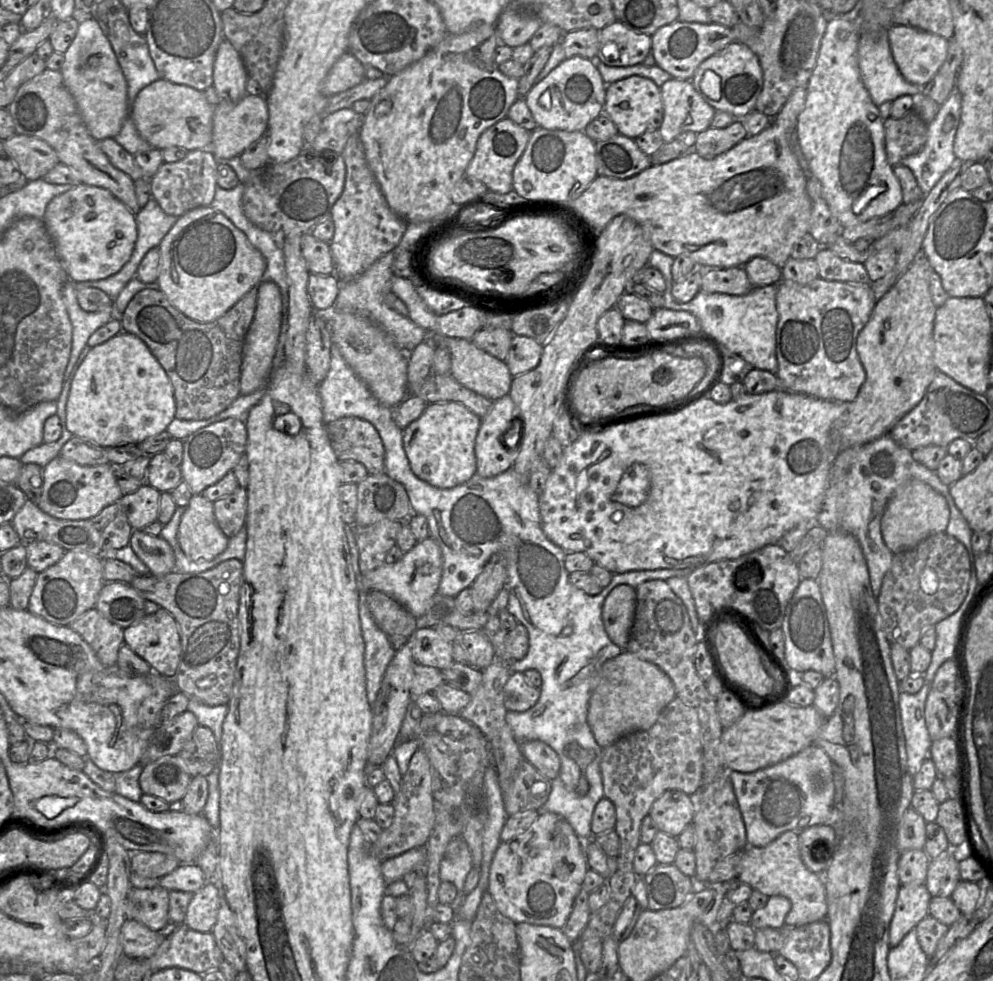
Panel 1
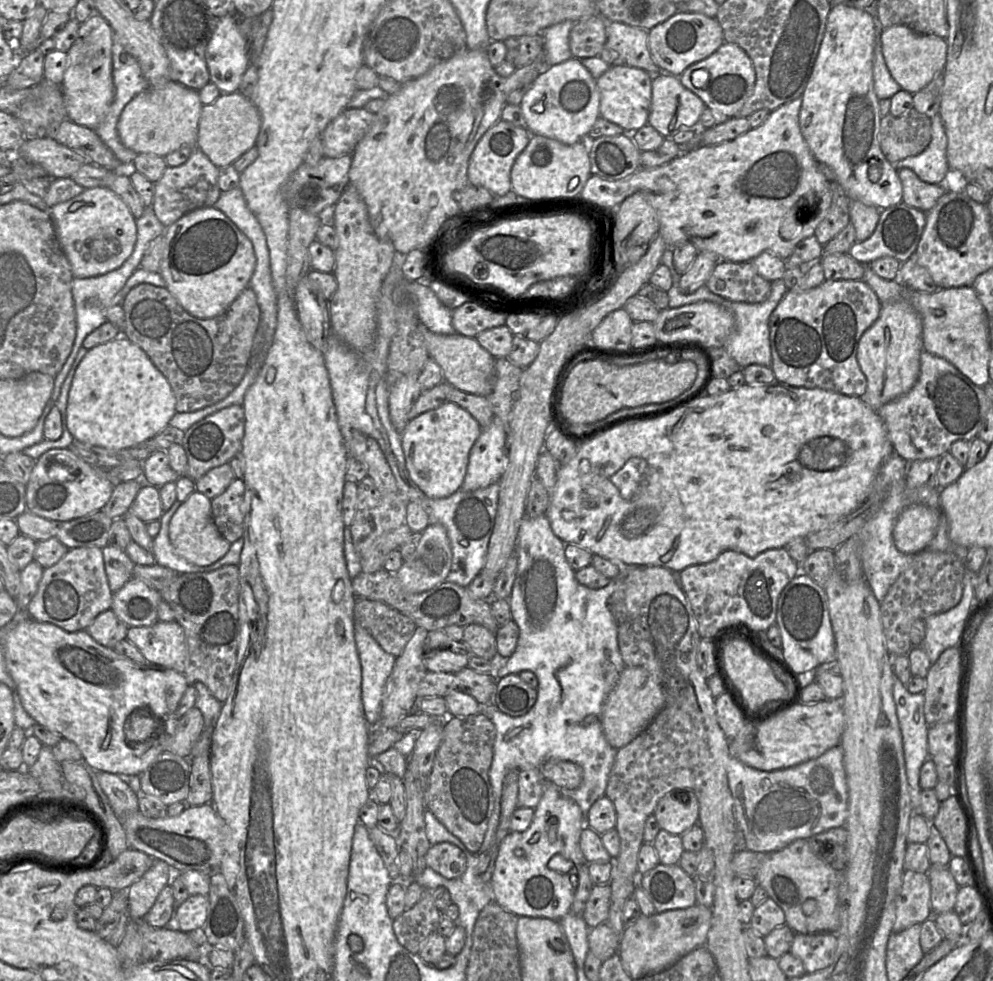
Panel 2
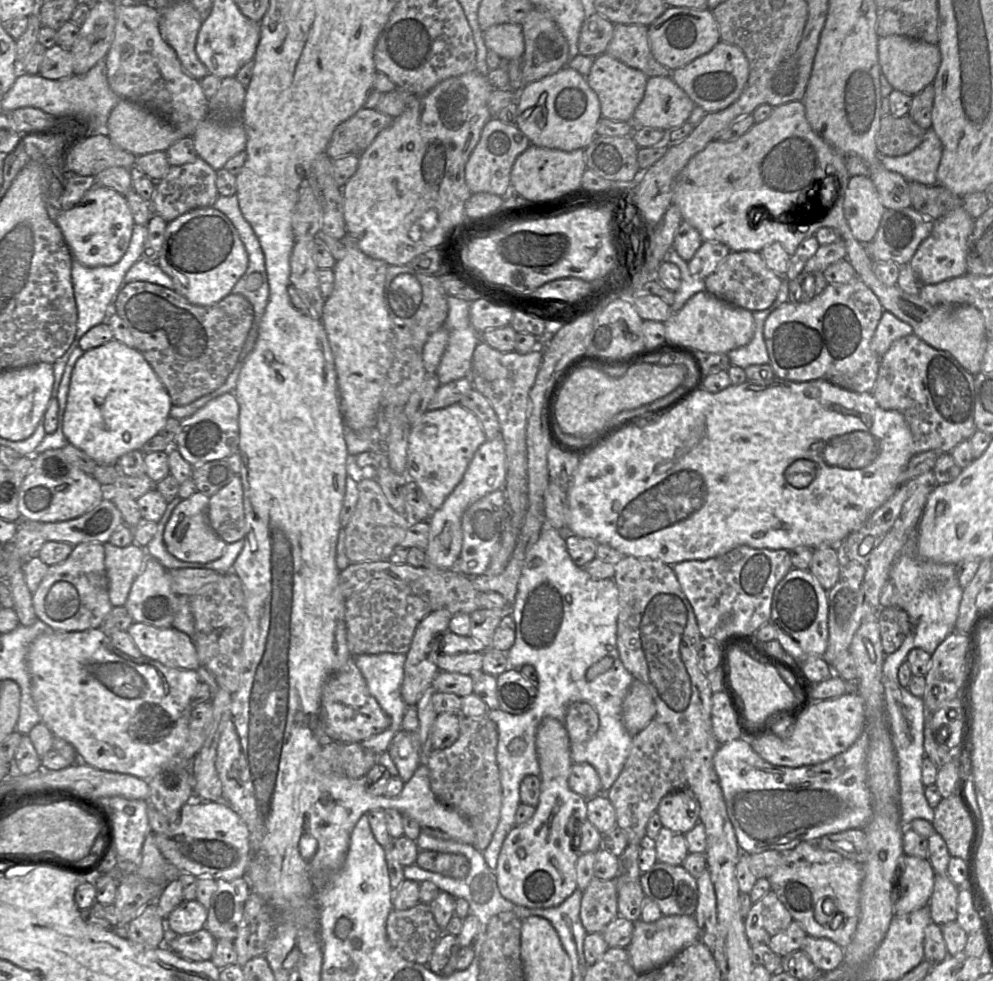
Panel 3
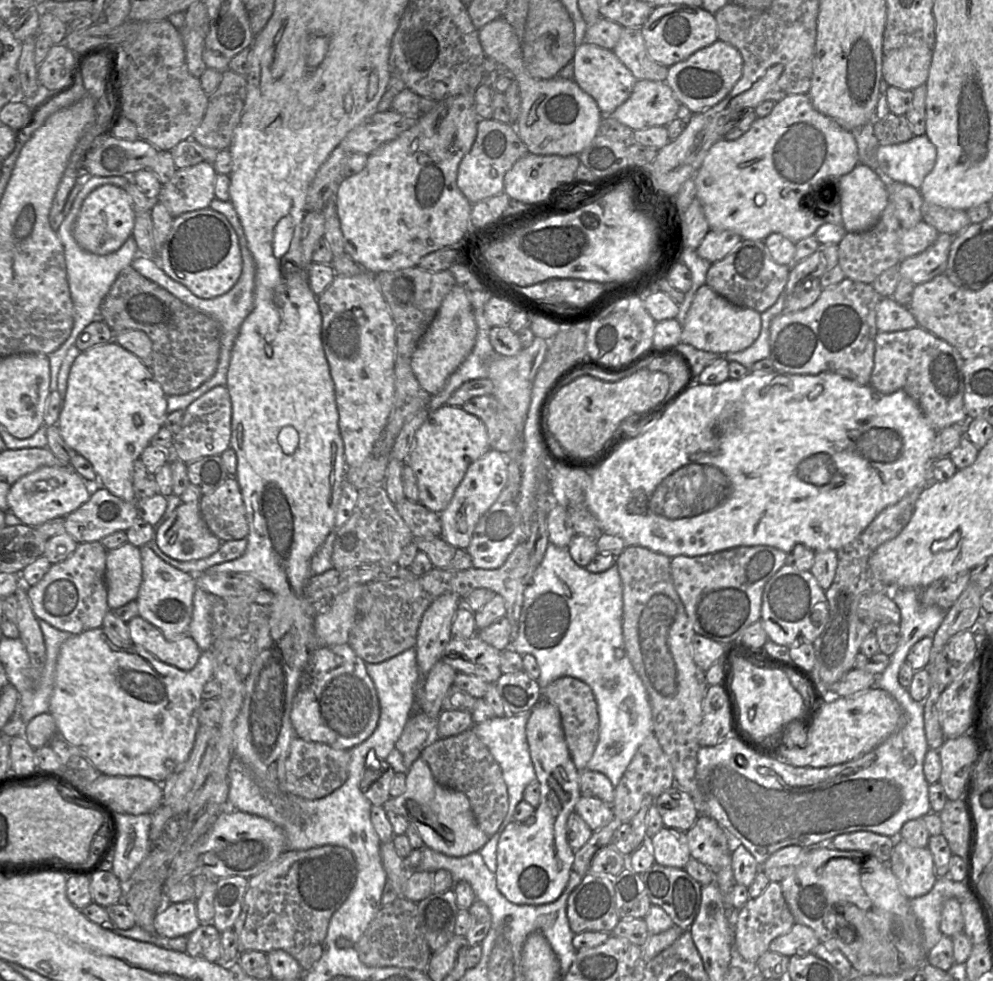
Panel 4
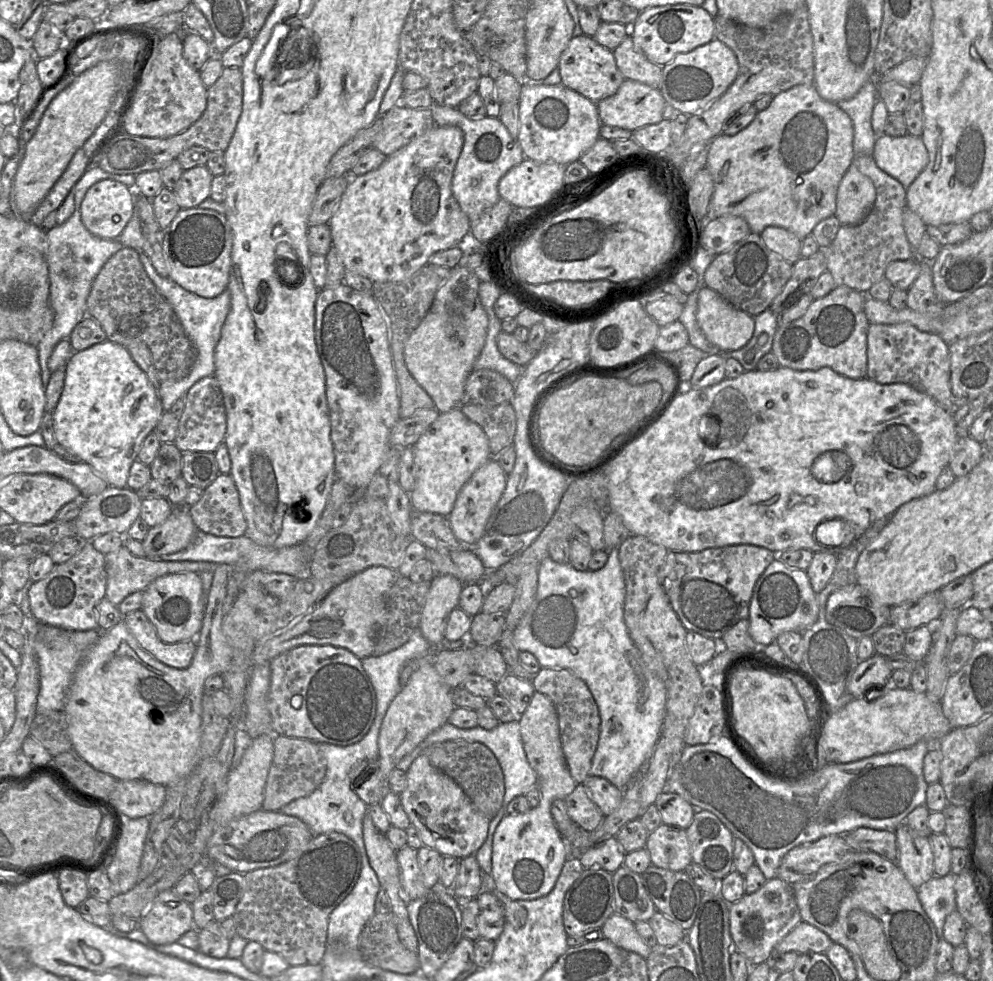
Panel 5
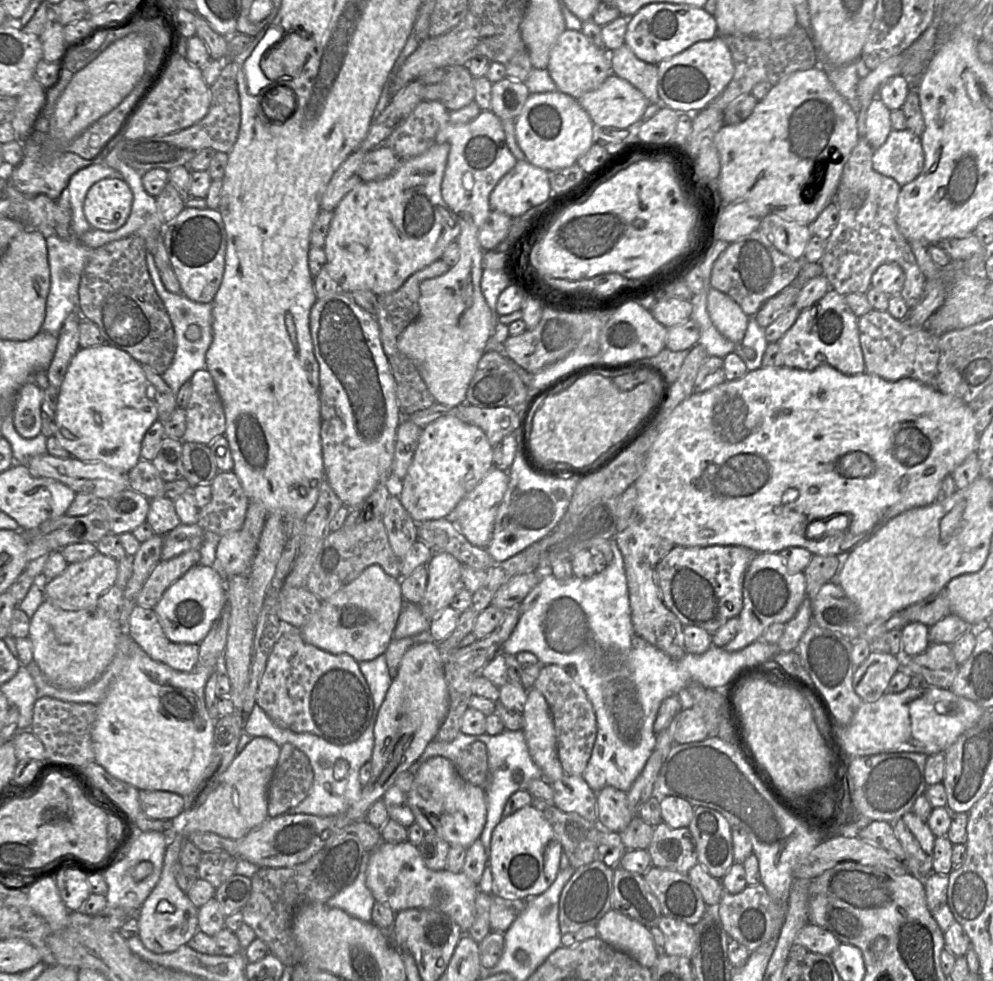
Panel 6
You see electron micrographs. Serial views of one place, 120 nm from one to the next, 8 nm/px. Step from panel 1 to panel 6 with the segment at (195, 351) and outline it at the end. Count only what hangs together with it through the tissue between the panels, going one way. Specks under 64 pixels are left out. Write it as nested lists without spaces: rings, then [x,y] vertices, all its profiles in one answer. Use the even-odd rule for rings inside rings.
[[[138,235],[94,248],[81,276],[78,310],[83,319],[97,325],[106,344],[127,352],[140,364],[147,364],[162,375],[173,362],[177,341],[170,316],[151,279],[146,253],[145,240]]]

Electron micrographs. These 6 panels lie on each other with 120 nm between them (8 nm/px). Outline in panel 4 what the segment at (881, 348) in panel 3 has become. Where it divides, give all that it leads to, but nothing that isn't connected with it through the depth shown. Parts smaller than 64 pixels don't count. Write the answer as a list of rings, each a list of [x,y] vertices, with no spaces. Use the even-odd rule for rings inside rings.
[[[892,297],[882,298],[876,308],[876,327],[879,332],[907,330],[918,326],[908,306],[898,304]]]

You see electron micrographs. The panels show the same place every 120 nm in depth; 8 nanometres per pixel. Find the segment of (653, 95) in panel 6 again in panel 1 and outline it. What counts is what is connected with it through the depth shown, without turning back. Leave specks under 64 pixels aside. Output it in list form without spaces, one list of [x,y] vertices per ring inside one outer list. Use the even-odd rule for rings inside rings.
[[[614,20],[599,31],[595,60],[608,66],[626,67],[643,63],[651,52],[651,35],[638,33]]]

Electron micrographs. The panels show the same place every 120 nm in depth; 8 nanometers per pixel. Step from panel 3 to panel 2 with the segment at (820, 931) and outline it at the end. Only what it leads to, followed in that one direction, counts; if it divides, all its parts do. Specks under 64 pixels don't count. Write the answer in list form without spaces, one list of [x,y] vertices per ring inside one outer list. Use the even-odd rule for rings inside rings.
[[[796,839],[781,850],[765,853],[755,880],[782,908],[785,913],[785,924],[795,933],[835,933],[838,930],[842,871],[817,858],[810,849],[808,839]],[[809,899],[816,902],[816,908],[810,915],[806,915],[803,904]]]

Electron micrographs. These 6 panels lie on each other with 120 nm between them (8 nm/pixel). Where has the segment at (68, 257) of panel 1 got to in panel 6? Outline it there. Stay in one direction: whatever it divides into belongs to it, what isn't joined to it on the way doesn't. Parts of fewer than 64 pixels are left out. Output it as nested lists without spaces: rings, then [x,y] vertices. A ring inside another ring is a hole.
[[[104,178],[87,192],[84,214],[91,227],[103,231],[115,231],[130,216],[133,193],[123,178]]]

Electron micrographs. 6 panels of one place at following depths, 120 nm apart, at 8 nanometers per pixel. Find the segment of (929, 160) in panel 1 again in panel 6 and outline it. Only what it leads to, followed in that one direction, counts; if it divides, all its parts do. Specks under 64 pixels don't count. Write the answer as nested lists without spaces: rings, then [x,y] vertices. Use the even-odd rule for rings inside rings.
[[[892,129],[885,143],[873,150],[872,166],[877,173],[894,179],[901,187],[905,186],[923,170],[921,138],[908,129]]]

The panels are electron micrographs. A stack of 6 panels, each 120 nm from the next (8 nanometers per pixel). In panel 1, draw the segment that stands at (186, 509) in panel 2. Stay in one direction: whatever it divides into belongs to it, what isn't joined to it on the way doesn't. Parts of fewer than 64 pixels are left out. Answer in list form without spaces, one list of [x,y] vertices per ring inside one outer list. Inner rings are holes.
[[[193,495],[185,507],[177,539],[185,556],[194,562],[213,560],[229,543],[217,524],[213,502],[203,495]]]

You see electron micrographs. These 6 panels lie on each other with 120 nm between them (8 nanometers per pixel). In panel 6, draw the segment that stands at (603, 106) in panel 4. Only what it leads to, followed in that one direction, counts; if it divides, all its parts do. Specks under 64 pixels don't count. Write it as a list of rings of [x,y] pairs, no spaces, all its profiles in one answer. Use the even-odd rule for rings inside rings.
[[[566,29],[551,50],[547,71],[557,91],[579,99],[600,87],[612,74],[610,54],[606,49],[595,46],[582,31]]]

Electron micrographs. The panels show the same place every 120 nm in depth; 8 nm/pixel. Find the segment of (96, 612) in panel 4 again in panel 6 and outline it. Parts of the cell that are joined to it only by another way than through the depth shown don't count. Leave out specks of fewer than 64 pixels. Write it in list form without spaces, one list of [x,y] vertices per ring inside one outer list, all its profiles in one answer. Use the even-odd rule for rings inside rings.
[[[97,552],[84,561],[68,564],[59,576],[49,580],[44,586],[44,598],[64,610],[94,611],[98,607],[98,598],[115,585],[117,572],[117,562]]]

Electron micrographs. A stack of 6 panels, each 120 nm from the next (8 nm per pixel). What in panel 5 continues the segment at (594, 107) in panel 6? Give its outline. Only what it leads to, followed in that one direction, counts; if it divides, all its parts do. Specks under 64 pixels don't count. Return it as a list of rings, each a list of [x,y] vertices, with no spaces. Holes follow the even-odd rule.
[[[625,79],[614,95],[595,104],[602,124],[636,131],[661,122],[666,101],[658,88]]]

